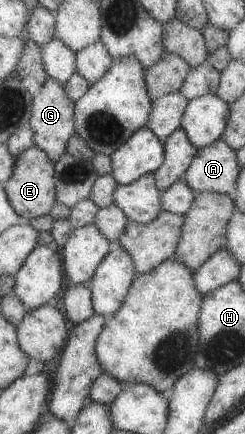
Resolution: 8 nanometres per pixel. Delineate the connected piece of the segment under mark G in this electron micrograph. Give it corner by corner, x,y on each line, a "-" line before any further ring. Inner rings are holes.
46,78
41,85
40,92
31,98
28,127
31,130
33,145
54,162
63,155
68,139
75,133
74,124
71,122
74,102
66,98
63,85
56,80

